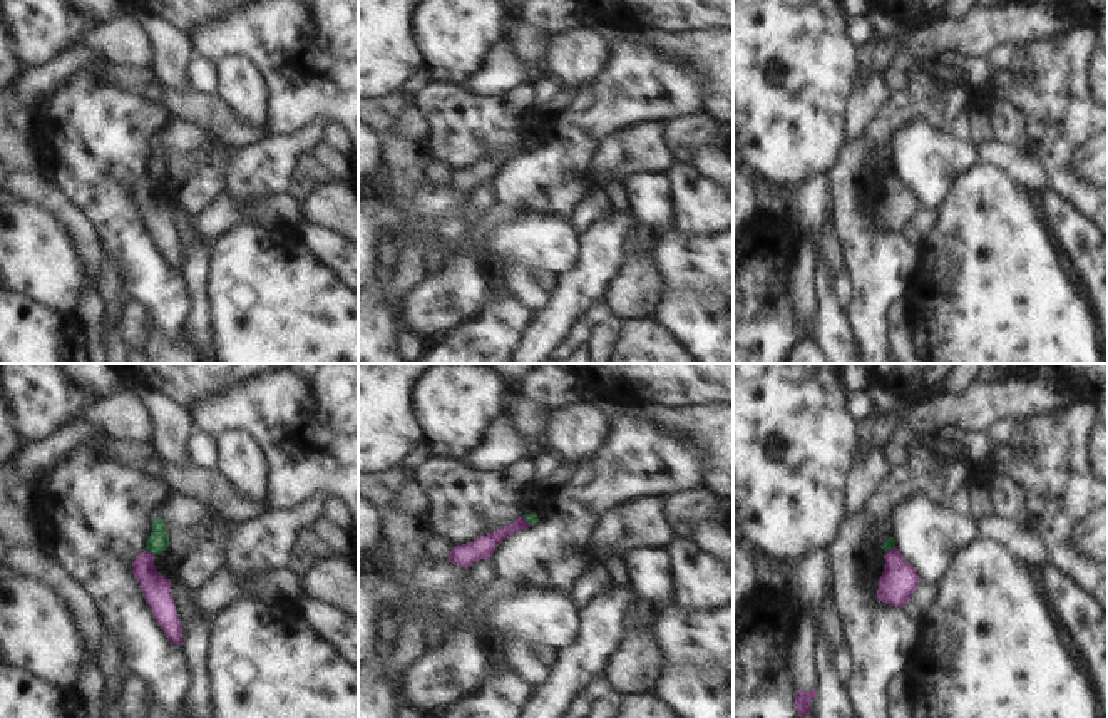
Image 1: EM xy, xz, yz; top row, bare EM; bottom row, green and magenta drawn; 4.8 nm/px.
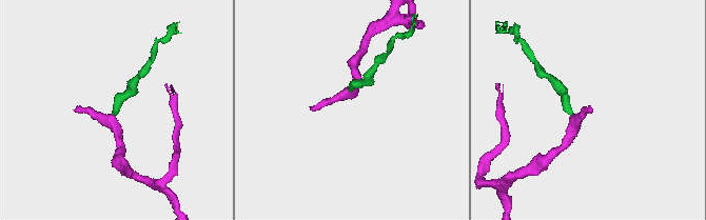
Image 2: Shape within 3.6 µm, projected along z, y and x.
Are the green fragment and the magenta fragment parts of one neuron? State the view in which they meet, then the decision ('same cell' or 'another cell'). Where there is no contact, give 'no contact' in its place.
xy | another cell

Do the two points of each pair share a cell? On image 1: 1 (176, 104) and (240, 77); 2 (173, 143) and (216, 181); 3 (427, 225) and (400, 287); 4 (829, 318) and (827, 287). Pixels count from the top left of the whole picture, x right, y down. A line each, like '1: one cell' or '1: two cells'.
1: two cells
2: one cell
3: one cell
4: one cell

